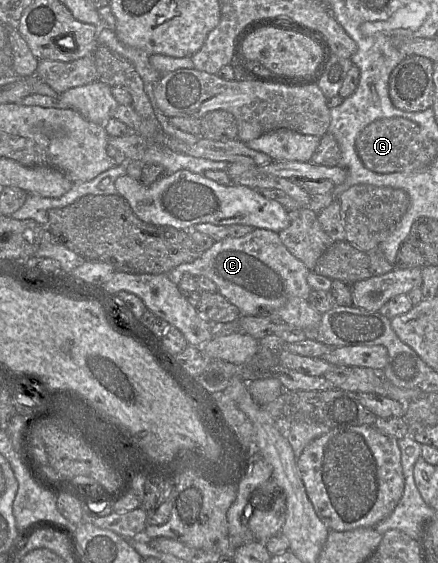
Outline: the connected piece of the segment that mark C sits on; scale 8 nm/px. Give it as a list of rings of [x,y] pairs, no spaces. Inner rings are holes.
[[[254,229],[243,237],[234,238],[227,236],[222,240],[216,241],[212,247],[193,262],[181,264],[171,270],[168,273],[168,277],[178,285],[184,275],[205,276],[216,284],[218,293],[239,309],[240,316],[260,315],[270,318],[274,322],[283,322],[277,315],[277,309],[284,306],[294,297],[308,299],[312,290],[307,282],[308,273],[308,268],[289,252],[278,233],[268,229]]]

